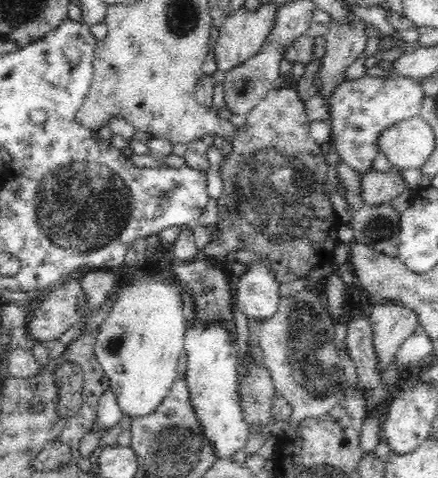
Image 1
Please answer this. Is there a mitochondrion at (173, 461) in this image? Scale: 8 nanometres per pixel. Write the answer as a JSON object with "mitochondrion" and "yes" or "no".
{"mitochondrion":"yes"}

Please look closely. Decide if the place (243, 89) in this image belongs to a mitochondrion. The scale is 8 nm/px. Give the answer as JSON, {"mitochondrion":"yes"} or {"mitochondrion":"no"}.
{"mitochondrion":"no"}

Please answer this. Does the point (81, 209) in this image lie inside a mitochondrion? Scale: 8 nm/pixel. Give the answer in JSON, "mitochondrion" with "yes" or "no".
{"mitochondrion":"yes"}

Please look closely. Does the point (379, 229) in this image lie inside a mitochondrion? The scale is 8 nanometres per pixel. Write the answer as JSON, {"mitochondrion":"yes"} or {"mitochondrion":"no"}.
{"mitochondrion":"yes"}

